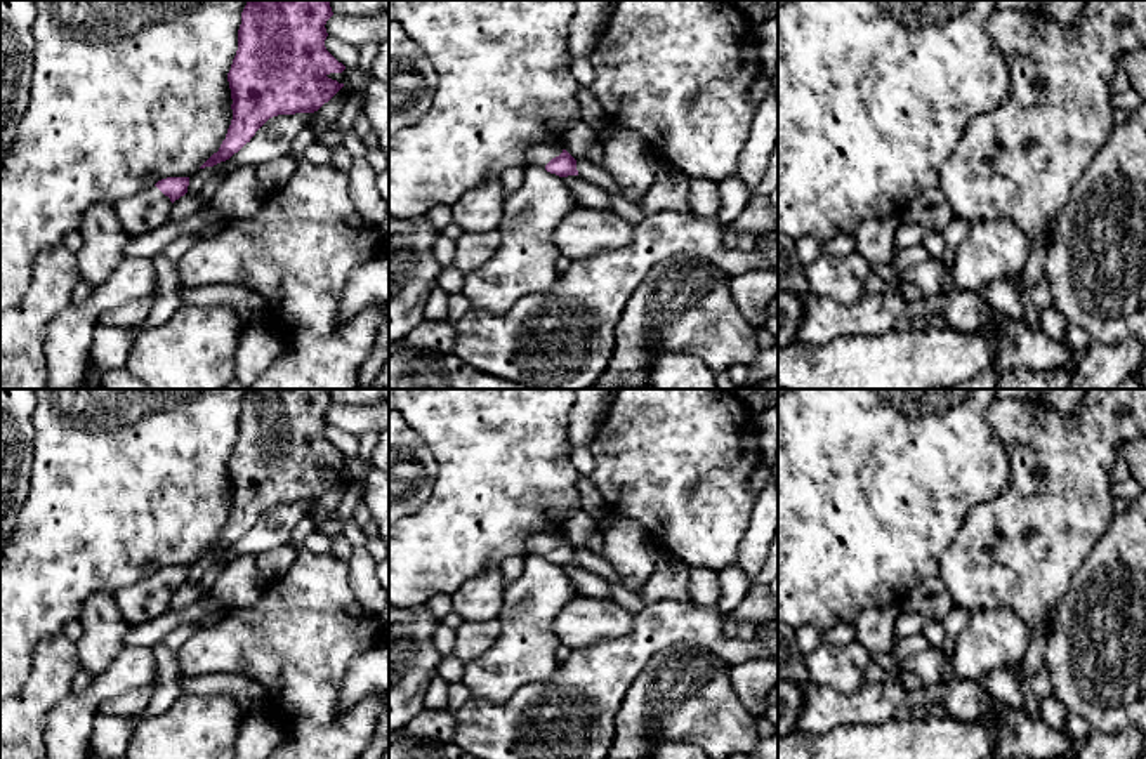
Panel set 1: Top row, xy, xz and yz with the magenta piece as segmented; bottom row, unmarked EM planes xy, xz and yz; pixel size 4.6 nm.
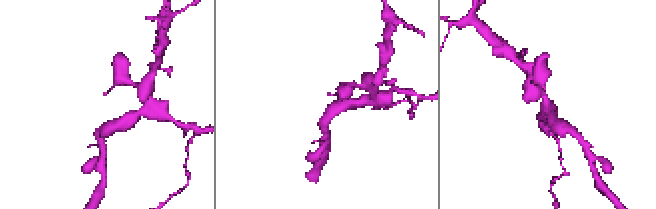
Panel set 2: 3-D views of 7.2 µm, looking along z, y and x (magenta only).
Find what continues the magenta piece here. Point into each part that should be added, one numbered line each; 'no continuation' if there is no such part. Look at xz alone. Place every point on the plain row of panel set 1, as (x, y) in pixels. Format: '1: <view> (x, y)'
1: xz (540, 544)

